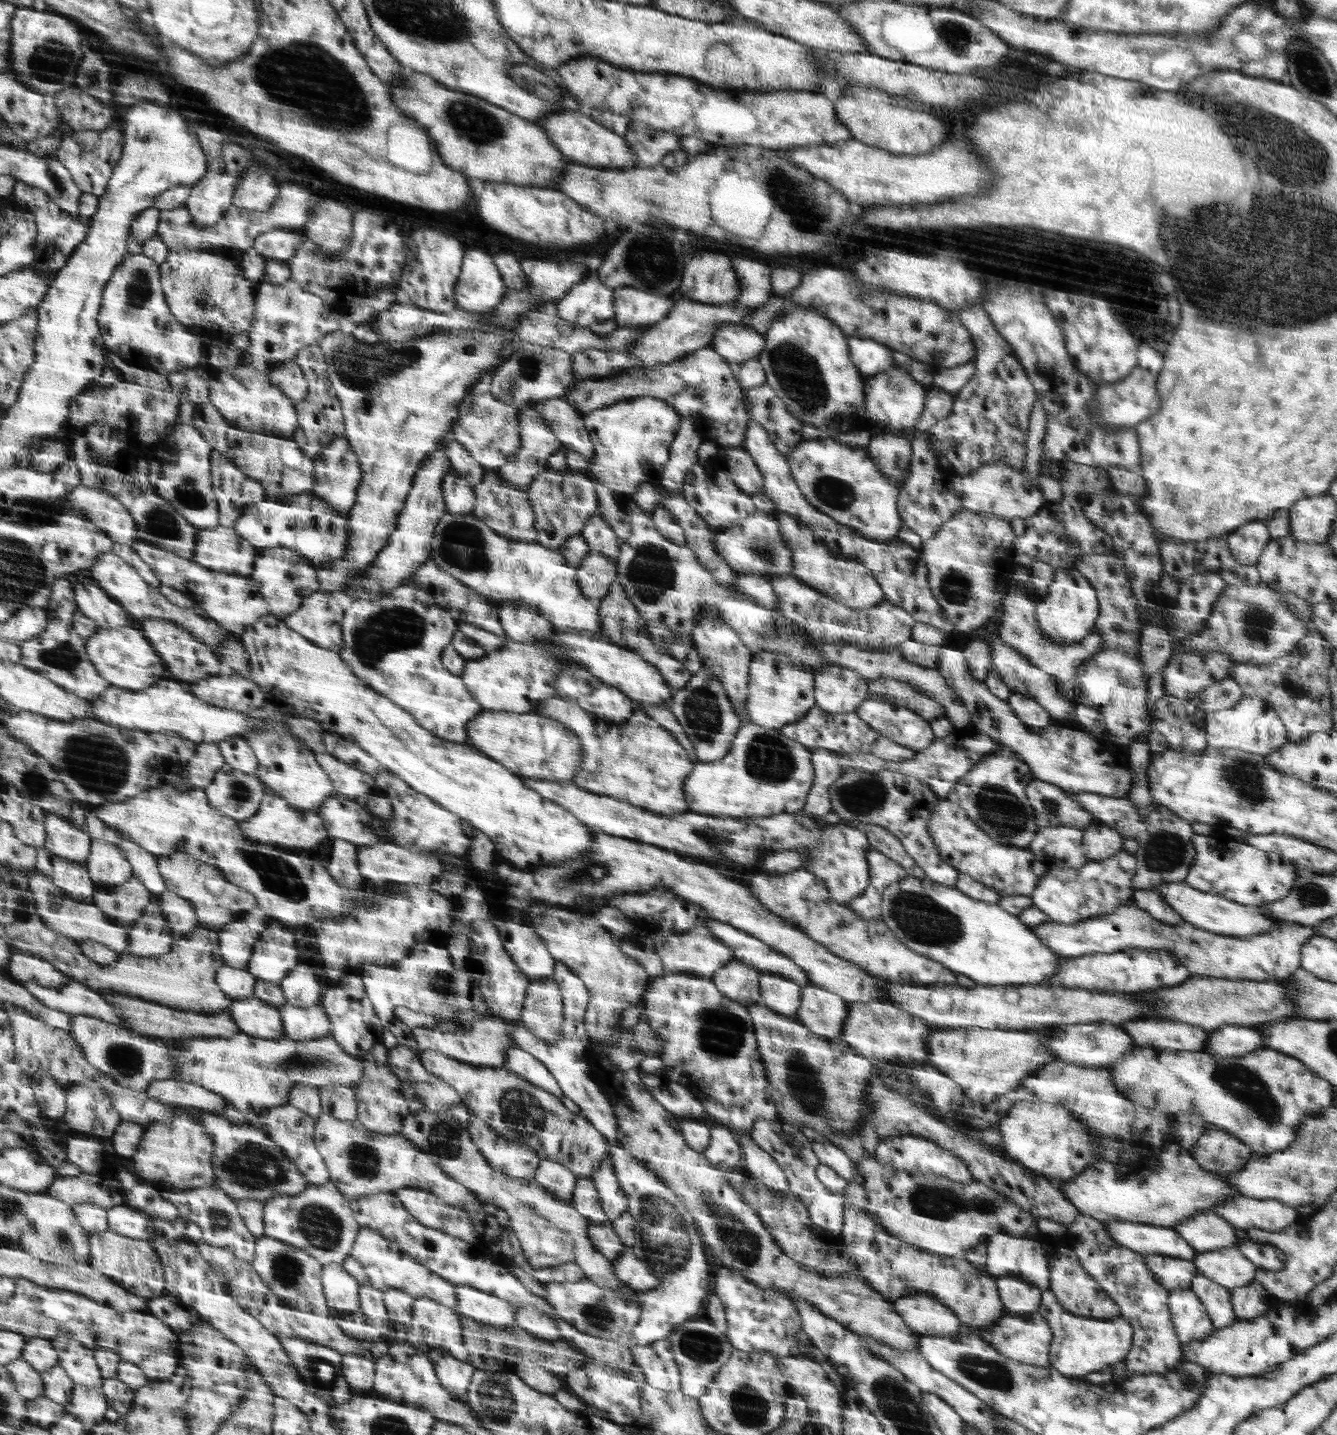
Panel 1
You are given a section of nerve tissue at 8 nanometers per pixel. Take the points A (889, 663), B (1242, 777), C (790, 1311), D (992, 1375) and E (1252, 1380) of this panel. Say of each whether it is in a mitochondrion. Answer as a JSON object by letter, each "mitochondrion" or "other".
{"A":"other","B":"mitochondrion","C":"other","D":"mitochondrion","E":"other"}

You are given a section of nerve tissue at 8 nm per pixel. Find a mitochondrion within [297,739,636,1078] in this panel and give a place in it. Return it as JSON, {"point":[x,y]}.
{"point":[593,871]}

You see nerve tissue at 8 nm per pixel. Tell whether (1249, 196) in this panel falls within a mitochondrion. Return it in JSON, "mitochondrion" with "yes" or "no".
{"mitochondrion":"no"}

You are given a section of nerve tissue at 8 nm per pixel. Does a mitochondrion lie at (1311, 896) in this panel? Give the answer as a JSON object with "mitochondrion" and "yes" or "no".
{"mitochondrion":"yes"}

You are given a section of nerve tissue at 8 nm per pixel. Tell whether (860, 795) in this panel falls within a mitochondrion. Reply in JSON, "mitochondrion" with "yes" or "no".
{"mitochondrion":"yes"}

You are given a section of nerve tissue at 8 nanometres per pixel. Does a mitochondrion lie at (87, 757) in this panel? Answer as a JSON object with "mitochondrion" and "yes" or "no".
{"mitochondrion":"yes"}

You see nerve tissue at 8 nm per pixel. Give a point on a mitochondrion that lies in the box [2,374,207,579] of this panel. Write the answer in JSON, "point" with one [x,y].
{"point":[157,521]}

